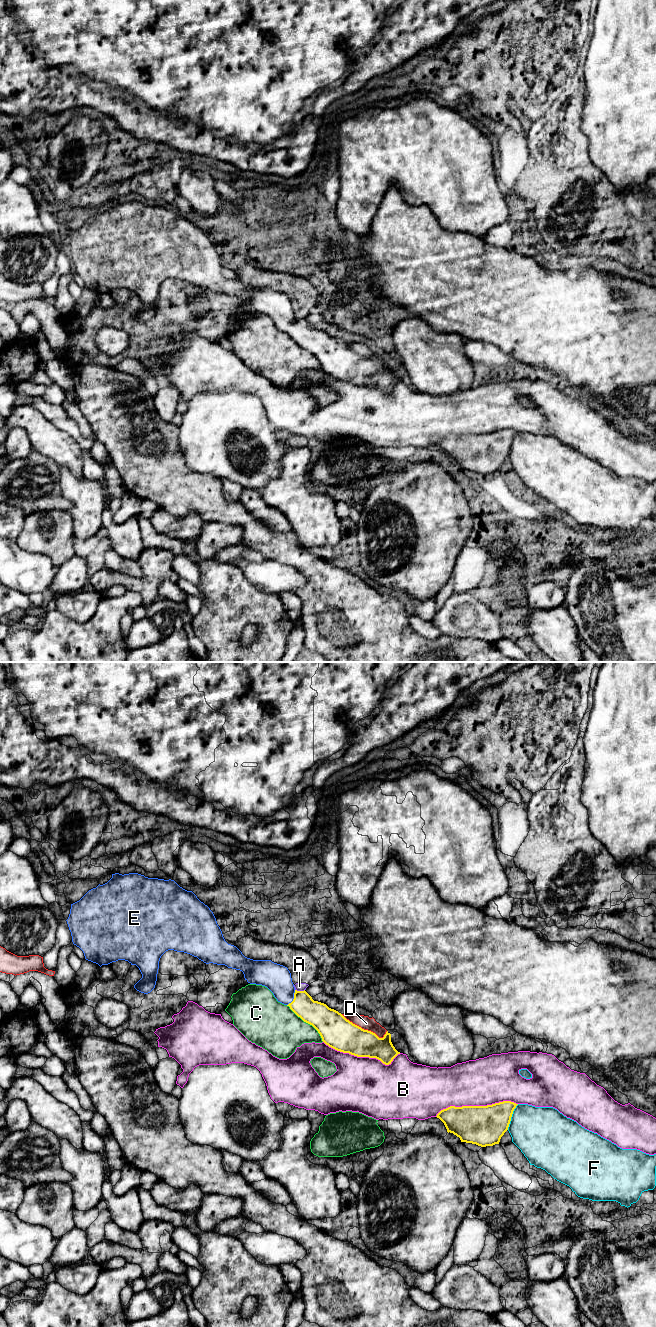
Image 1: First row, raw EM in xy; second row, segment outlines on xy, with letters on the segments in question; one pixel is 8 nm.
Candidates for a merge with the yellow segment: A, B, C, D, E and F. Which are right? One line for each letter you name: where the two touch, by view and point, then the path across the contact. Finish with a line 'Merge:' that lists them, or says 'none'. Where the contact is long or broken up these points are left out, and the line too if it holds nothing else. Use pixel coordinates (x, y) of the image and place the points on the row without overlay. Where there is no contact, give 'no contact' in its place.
E: contact xy (294, 326); way xy (319, 343), (309, 339), (294, 326), (280, 312), (277, 306)
Merge: E

